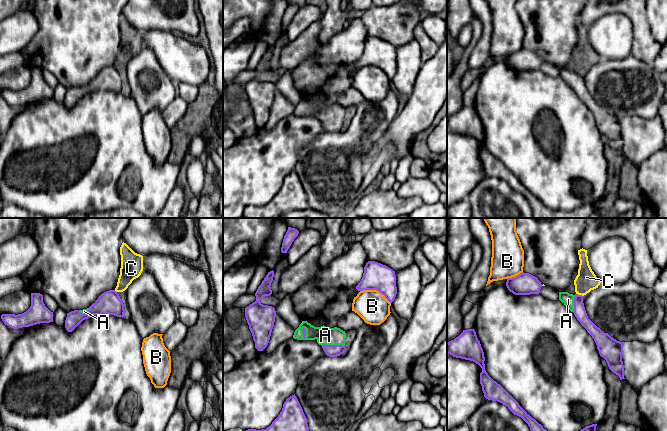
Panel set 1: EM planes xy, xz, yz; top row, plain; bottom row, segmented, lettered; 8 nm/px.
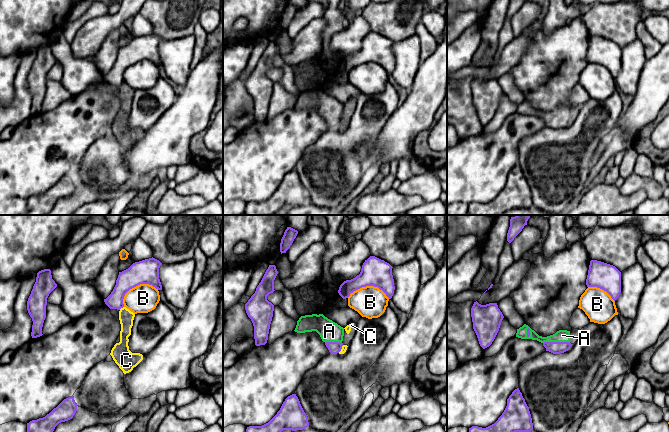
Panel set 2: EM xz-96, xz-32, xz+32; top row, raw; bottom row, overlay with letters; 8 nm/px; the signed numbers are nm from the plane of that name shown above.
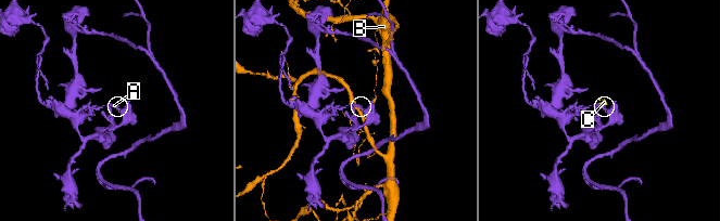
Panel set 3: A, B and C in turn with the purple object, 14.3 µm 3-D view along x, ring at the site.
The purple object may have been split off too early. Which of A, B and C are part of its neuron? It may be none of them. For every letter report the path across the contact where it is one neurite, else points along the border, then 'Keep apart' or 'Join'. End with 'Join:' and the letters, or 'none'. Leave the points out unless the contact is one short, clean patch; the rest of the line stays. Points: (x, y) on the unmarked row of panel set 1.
A: Boundary: xz (321, 121), (344, 122). Keep apart
B: Keep apart
C: Keep apart
Join: none

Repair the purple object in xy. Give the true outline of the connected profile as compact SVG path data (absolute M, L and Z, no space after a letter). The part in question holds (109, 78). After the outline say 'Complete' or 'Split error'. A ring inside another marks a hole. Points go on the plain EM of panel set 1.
M109 66L98 73L86 90L78 86L67 89L65 104L68 108L72 108L83 96L94 91L109 90L123 94L124 89L124 80L119 70L115 66Z. Complete

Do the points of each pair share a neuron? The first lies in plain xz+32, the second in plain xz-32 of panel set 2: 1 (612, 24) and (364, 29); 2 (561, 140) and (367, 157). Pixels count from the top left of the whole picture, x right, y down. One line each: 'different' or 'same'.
1: different
2: different

